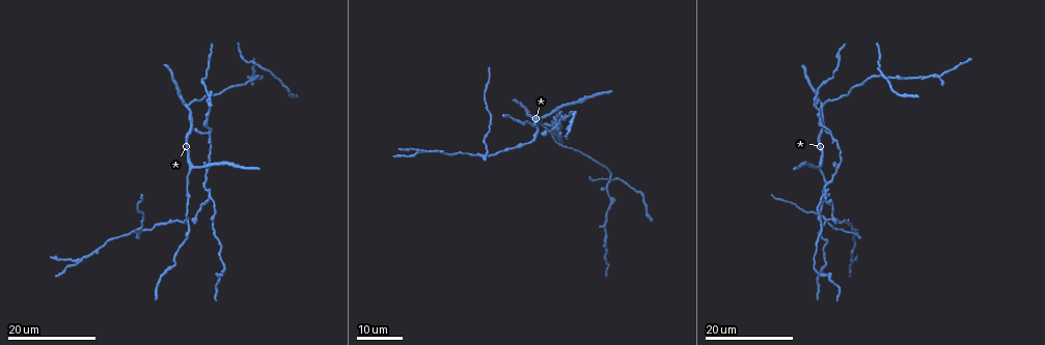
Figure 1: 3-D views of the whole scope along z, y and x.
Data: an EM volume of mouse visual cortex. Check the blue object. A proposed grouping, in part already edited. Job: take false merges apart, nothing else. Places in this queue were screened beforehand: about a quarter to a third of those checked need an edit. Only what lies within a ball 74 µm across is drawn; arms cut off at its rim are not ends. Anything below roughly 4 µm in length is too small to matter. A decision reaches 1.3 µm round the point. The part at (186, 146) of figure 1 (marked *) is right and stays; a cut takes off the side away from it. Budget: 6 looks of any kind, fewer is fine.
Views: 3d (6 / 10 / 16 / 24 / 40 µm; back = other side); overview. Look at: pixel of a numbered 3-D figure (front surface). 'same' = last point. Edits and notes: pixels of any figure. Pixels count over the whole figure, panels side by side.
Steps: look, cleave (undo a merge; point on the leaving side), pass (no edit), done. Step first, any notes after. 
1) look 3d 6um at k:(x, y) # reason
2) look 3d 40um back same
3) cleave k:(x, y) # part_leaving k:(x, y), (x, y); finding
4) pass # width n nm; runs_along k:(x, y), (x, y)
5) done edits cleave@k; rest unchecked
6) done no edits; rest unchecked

look 3d 24um at 1:(822, 195) # branch point

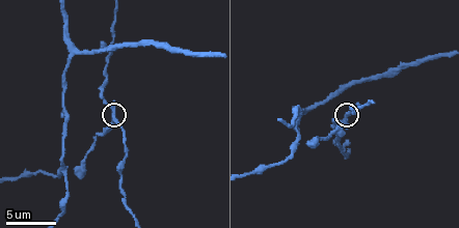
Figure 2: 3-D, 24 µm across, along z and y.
look 3d 6um at 2:(347, 115) # closer look

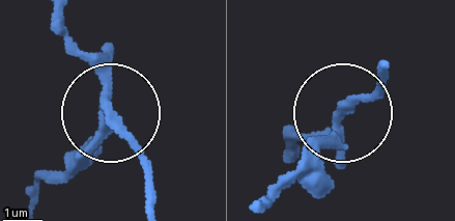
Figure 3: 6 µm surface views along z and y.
pass # width 220 nm; runs_along 3:(62, 16), (105, 112), (52, 182); all the same neuron

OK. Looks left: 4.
look 3d 16um at 2:(63, 170) # a fork

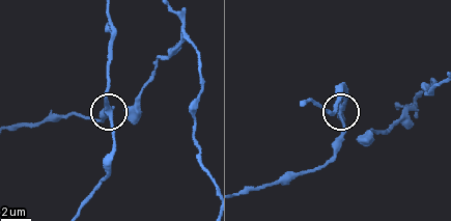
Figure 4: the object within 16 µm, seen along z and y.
pass # runs_along 4:(110, 16), (106, 105), (113, 144); all the same neuron

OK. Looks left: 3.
look 3d 24um at 1:(210, 132) # side arm on a straight run

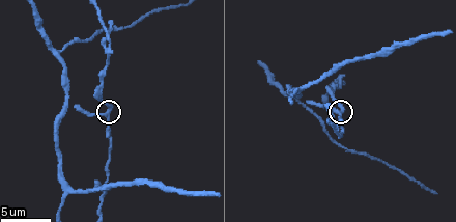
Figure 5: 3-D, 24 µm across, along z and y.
look 3d 10um at 5:(341, 113)

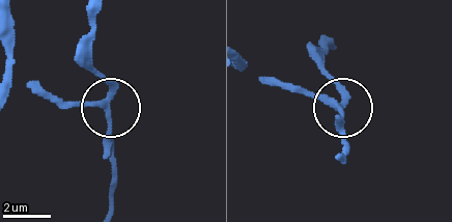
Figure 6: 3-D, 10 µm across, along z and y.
pass # side_arm 27 um; arms 3; all the same neuron

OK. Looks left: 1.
done no edits; rest unchecked

